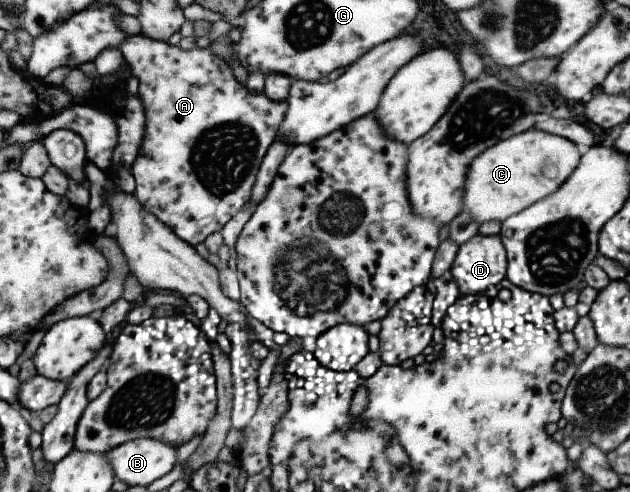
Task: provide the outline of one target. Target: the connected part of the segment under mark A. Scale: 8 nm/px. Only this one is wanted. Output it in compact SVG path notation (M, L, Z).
M139 34L129 35L127 42L121 44L120 51L124 56L124 60L129 64L132 76L137 78L138 95L141 98L141 102L143 102L143 110L145 110L145 136L143 136L143 144L145 146L141 148L141 154L135 158L135 162L131 164L130 168L131 174L135 178L136 186L133 196L137 198L137 202L141 204L145 212L151 212L163 224L172 228L179 238L195 247L199 242L204 242L209 234L223 230L225 224L250 201L251 190L253 190L253 184L257 180L261 161L268 148L273 144L277 132L279 132L281 122L285 120L289 104L287 104L287 100L283 100L283 102L269 100L265 96L264 91L251 93L245 83L243 84L235 78L232 68L227 64L226 56L213 54L209 47L205 49L196 47L191 50L184 50L179 45L174 46L161 40L151 40L147 36Z

